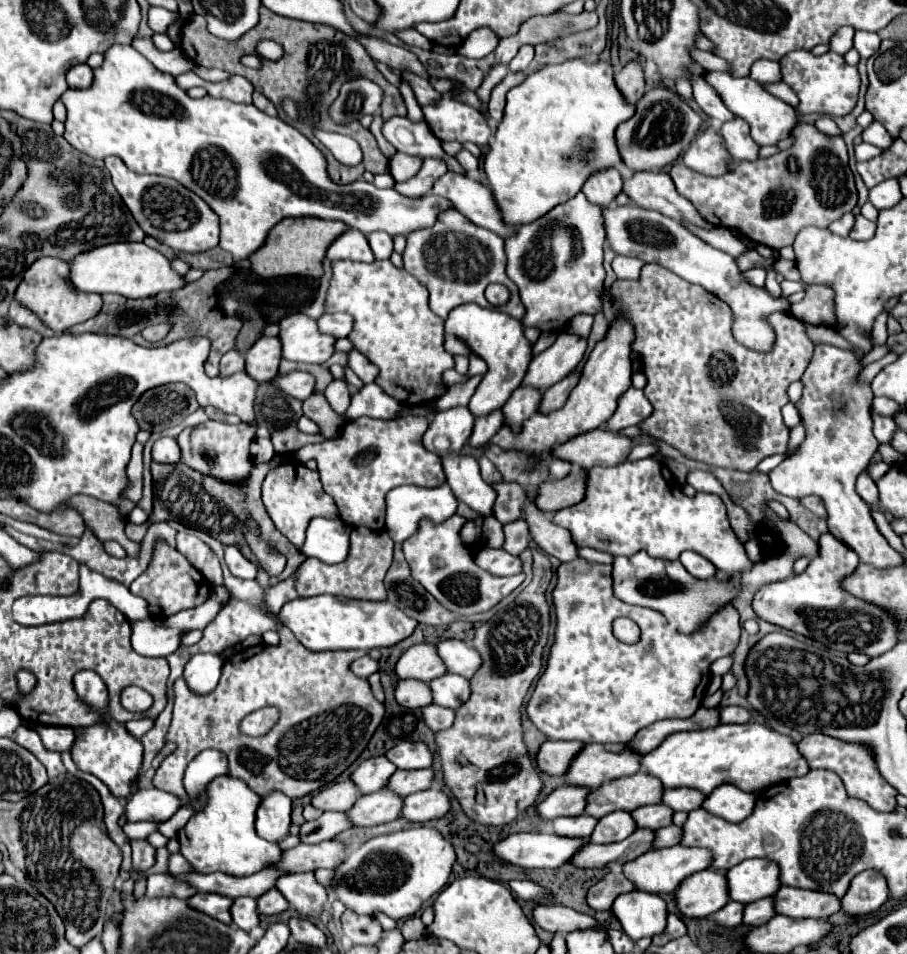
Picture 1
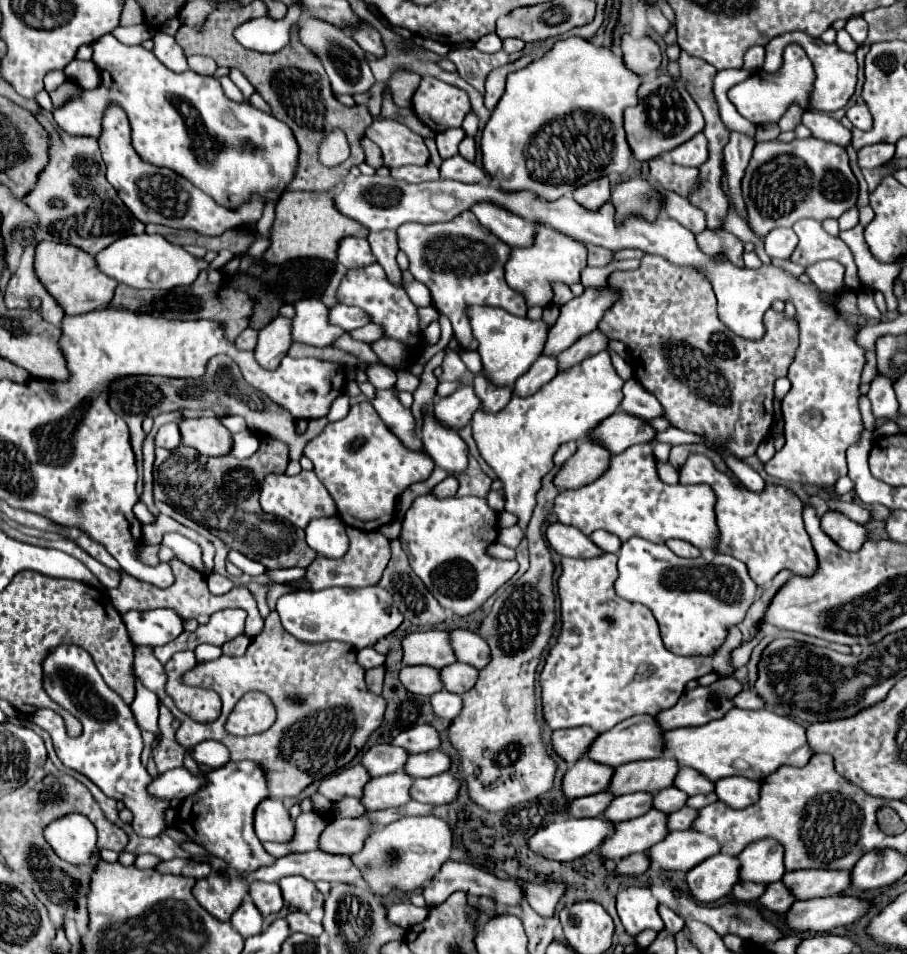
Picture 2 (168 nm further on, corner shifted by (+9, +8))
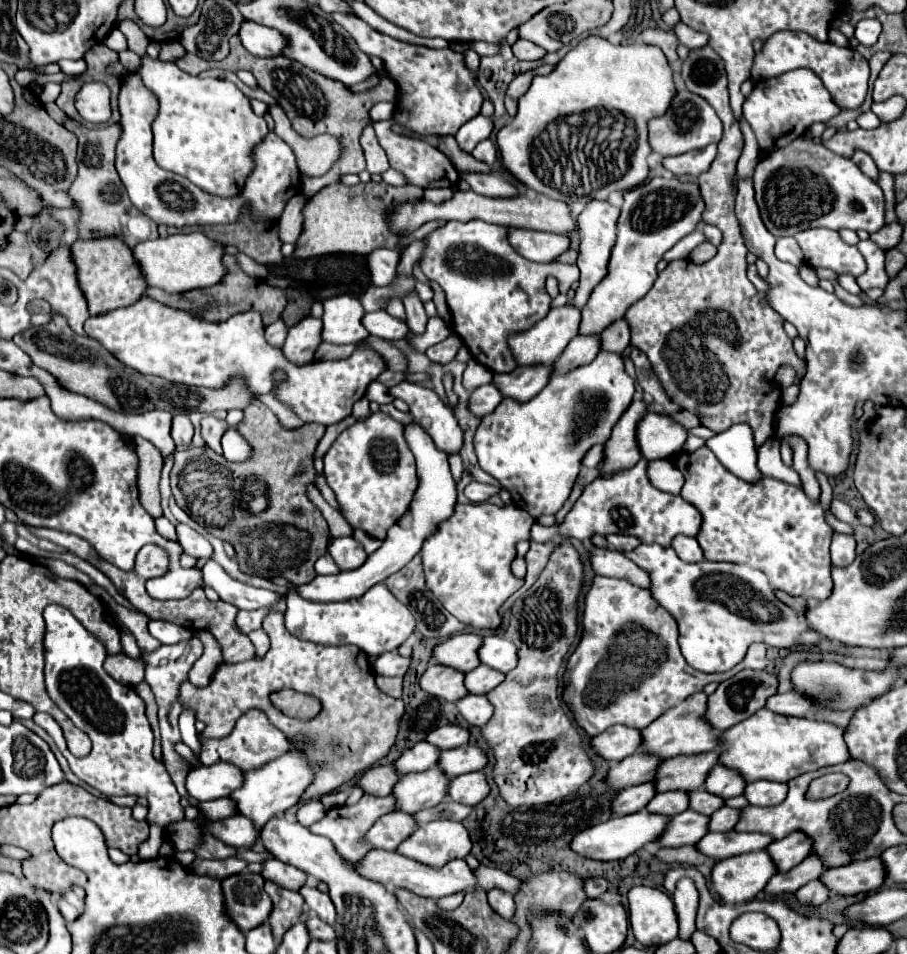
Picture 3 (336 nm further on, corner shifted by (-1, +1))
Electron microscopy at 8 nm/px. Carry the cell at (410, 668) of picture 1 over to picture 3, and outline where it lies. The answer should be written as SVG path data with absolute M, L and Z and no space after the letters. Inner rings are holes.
M473 633L453 635L447 641L435 645L431 657L435 659L437 665L453 667L467 673L479 665L477 649L481 645L481 639L483 639L481 635L473 635Z

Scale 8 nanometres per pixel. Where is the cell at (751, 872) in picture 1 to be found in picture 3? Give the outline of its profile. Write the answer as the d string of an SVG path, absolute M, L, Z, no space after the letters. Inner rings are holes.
M791 833L781 841L773 841L765 851L775 863L777 873L787 873L807 857L811 851L811 841L807 841L803 833Z

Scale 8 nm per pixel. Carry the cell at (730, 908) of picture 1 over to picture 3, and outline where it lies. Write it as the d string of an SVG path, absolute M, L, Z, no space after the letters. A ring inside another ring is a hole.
M815 857L805 859L801 865L797 865L795 869L791 869L789 873L781 873L781 875L773 875L769 879L769 883L765 885L763 893L767 895L783 895L783 893L793 893L795 889L803 887L805 883L813 881L819 877L819 873L823 873L823 865L819 865L819 861L815 861Z

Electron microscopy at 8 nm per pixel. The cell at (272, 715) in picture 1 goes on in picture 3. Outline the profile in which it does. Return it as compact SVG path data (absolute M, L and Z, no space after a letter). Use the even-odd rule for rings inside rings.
M249 709L245 715L241 715L235 729L231 731L231 735L227 735L223 739L211 739L211 741L201 739L201 743L203 743L203 751L201 751L203 765L215 765L215 763L225 761L243 771L263 767L265 763L281 757L289 749L287 737L275 725L271 725L267 715L259 709Z

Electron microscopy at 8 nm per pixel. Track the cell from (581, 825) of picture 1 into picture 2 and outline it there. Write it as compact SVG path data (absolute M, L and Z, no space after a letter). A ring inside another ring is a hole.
M597 792L585 798L577 798L571 804L571 814L577 818L593 818L603 814L603 810L609 808L609 804L613 802L613 794L605 794L605 792Z

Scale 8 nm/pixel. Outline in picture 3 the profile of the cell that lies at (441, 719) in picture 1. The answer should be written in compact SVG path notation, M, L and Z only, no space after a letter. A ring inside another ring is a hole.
M467 695L455 703L461 717L475 727L485 725L485 721L491 717L491 703L485 695Z

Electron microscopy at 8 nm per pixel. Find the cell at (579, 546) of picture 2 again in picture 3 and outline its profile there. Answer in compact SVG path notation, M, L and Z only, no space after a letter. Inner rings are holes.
M587 545L587 551L589 551L591 569L597 575L627 579L633 585L647 589L647 585L649 585L647 573L643 573L643 569L639 569L635 563L631 563L623 553L613 551L609 547L597 547L597 545Z

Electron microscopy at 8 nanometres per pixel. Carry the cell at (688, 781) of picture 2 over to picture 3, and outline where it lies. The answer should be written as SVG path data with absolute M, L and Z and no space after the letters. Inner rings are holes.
M715 765L715 767L711 767L711 771L703 783L703 789L721 799L729 799L729 797L741 795L743 785L747 785L747 783L743 781L743 777L739 777L739 773L735 773L731 769L723 769L723 765Z

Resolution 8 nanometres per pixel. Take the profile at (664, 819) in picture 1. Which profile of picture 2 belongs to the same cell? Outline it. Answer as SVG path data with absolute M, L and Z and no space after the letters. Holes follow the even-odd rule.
M671 786L671 788L665 788L655 794L653 806L657 810L671 814L673 810L681 810L687 804L687 800L689 800L689 794L685 794L683 790L675 790L675 786Z

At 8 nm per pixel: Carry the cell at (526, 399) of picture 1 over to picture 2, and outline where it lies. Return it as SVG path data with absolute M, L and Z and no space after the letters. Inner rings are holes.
M539 356L537 362L515 382L515 394L517 396L529 396L535 390L539 390L543 384L547 384L555 374L559 372L557 356Z

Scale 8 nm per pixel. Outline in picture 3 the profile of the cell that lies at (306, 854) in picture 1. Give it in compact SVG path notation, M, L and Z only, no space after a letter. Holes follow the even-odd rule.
M395 811L395 813L387 813L379 821L375 821L375 825L367 831L367 835L363 839L369 845L373 845L375 849L393 851L405 837L409 837L409 833L413 833L415 827L417 827L417 823L413 821L413 815Z

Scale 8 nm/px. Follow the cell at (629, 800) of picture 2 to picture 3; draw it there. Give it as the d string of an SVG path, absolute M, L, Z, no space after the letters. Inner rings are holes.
M667 791L667 793L657 793L651 803L647 803L645 811L655 813L655 815L677 815L687 809L687 793L685 791Z

